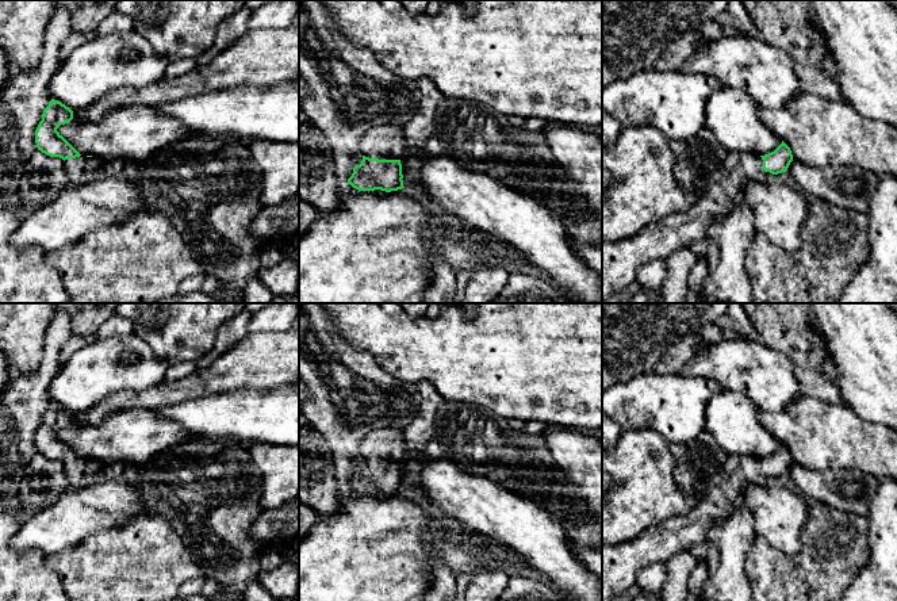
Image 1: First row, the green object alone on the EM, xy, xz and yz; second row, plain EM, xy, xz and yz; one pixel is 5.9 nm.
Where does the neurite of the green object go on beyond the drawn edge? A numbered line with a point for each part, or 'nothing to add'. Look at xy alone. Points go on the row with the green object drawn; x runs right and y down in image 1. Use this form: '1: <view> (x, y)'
1: xy (81, 169)

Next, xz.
1: xz (387, 141)

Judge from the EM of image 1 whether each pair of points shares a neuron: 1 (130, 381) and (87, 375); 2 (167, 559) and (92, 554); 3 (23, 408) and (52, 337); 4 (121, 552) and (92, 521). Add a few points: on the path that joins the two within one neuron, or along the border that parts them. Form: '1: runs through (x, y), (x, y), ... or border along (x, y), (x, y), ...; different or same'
1: runs through (119, 375), (98, 375); same
2: runs through (148, 559), (111, 559); same
3: runs through (31, 390), (48, 370), (50, 355); same
4: border along (130, 519), (121, 525), (95, 532), (73, 547); different

